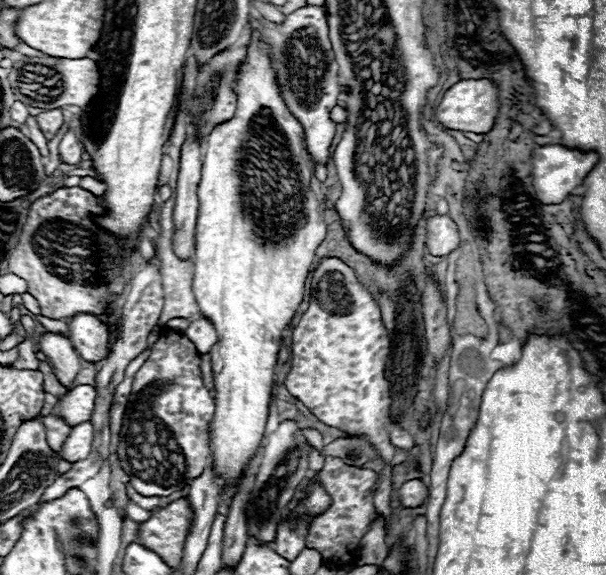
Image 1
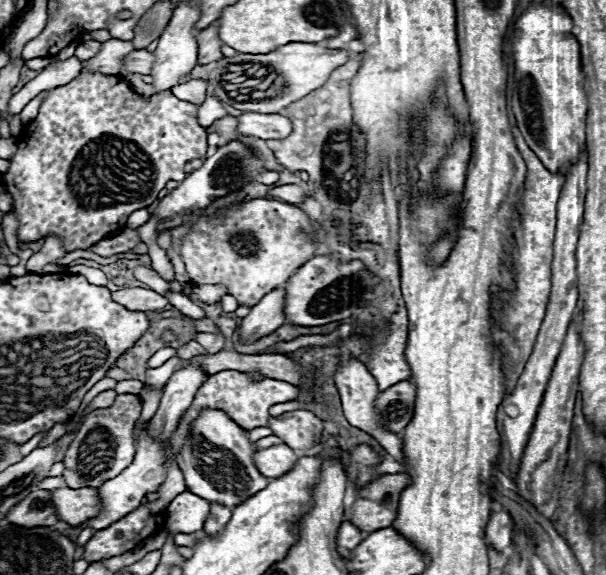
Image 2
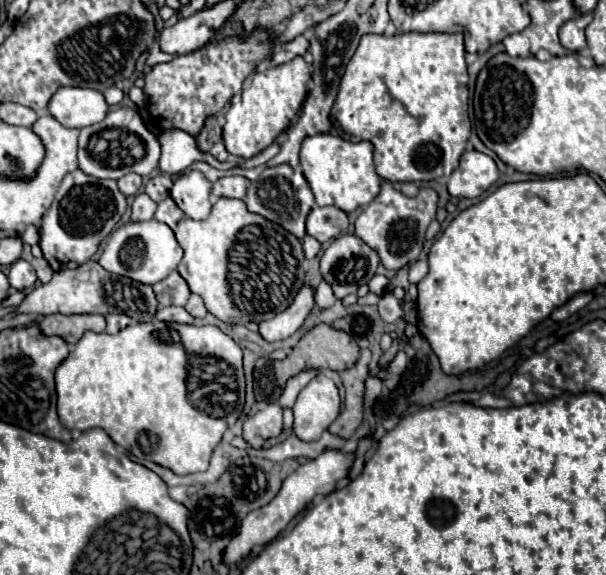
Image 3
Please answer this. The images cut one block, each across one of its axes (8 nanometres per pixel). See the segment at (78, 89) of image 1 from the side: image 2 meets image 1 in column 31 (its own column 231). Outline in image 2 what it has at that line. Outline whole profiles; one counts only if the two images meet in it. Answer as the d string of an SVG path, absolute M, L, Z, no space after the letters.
M292 42L292 44L286 44L270 54L238 54L238 56L232 56L232 58L222 58L218 62L220 68L228 66L228 64L246 64L246 62L252 62L252 64L262 64L278 74L282 74L284 82L286 82L286 92L276 96L276 98L270 98L270 100L250 100L250 102L234 102L234 98L220 98L222 102L226 102L228 106L234 106L238 110L244 110L244 112L280 112L282 108L286 108L288 104L304 98L308 92L320 88L320 84L324 84L328 80L328 76L342 64L348 62L348 52L346 50L332 50L332 48L322 48L322 46L316 46L316 44L308 44L308 42Z

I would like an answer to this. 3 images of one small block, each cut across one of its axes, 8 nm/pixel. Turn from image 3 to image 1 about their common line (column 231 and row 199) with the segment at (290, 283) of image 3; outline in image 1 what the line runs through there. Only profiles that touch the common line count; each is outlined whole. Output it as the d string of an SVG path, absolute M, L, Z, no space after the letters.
M256 32L248 42L246 60L238 68L236 86L232 90L236 94L236 112L230 120L214 126L204 146L202 178L198 184L200 208L196 220L192 280L198 308L214 324L218 336L218 342L210 350L216 386L216 410L210 432L212 460L220 482L228 480L230 484L236 484L244 466L260 448L282 330L302 302L316 248L326 236L326 224L324 194L314 176L314 160L306 150L304 128L282 98L272 68L270 44L264 44Z

